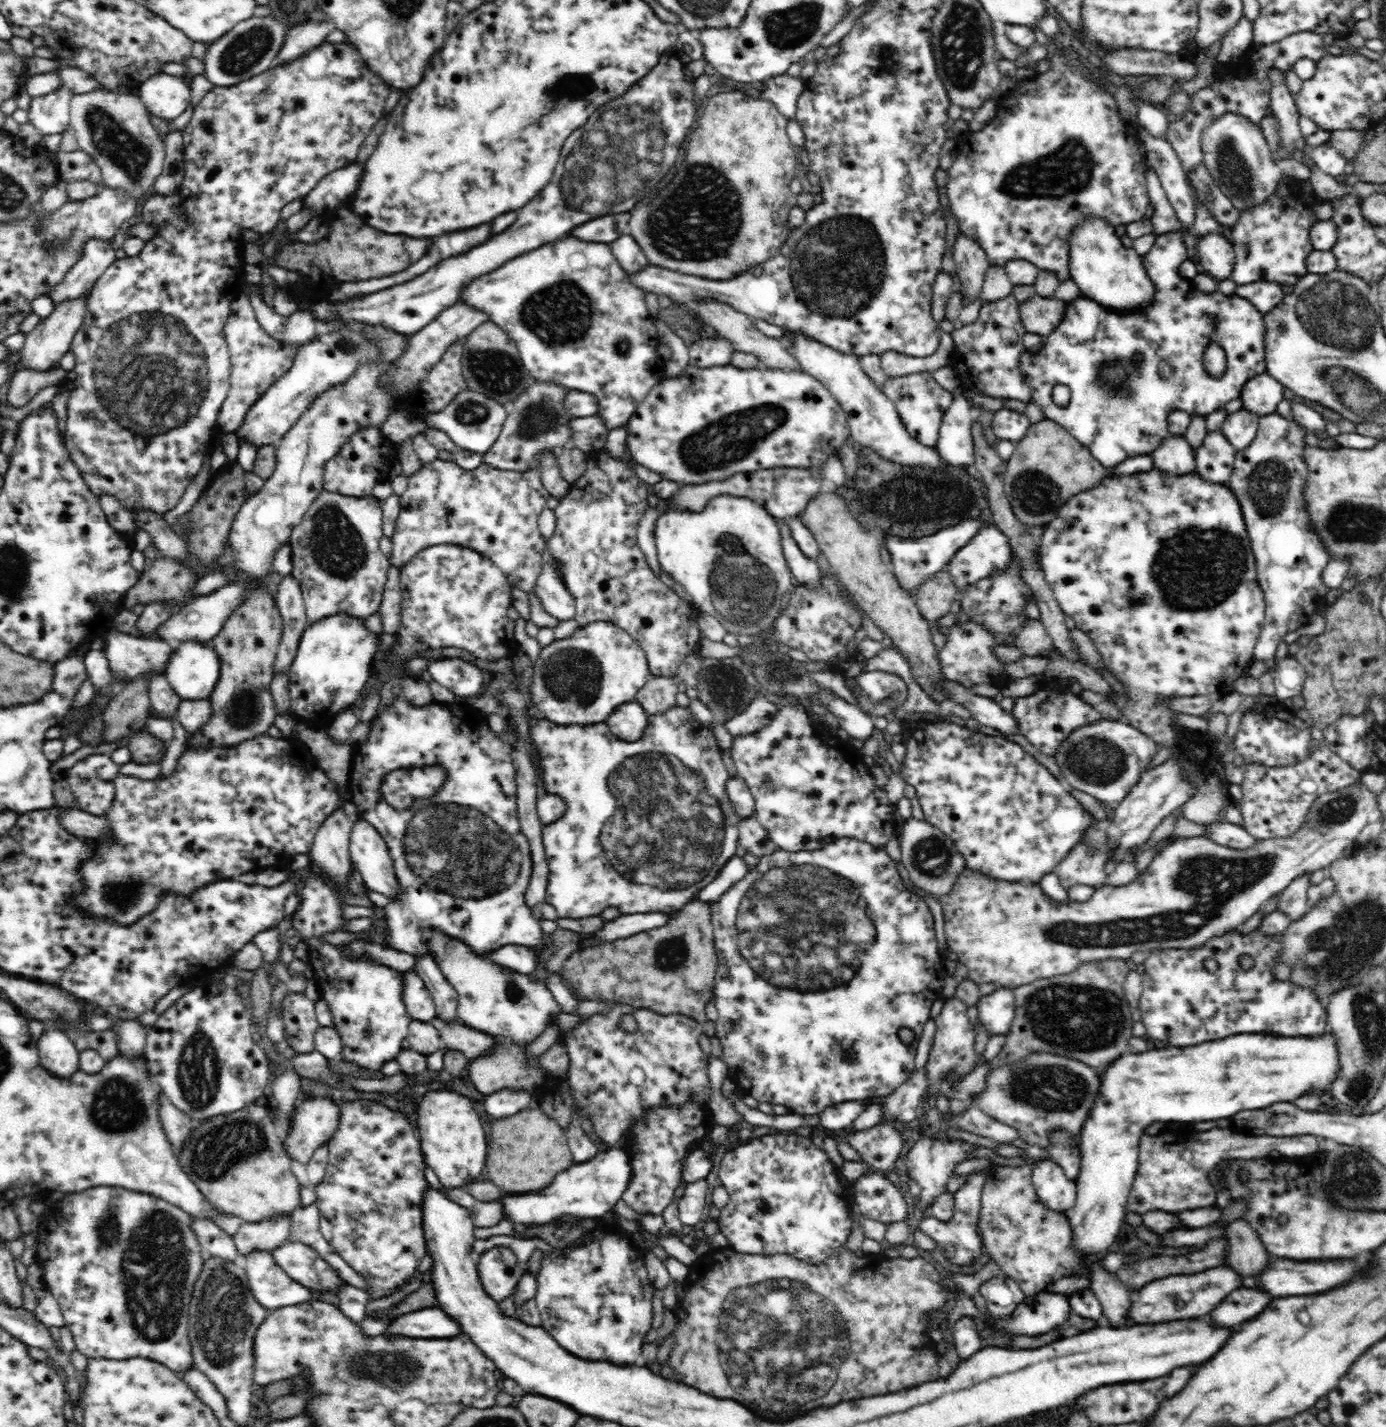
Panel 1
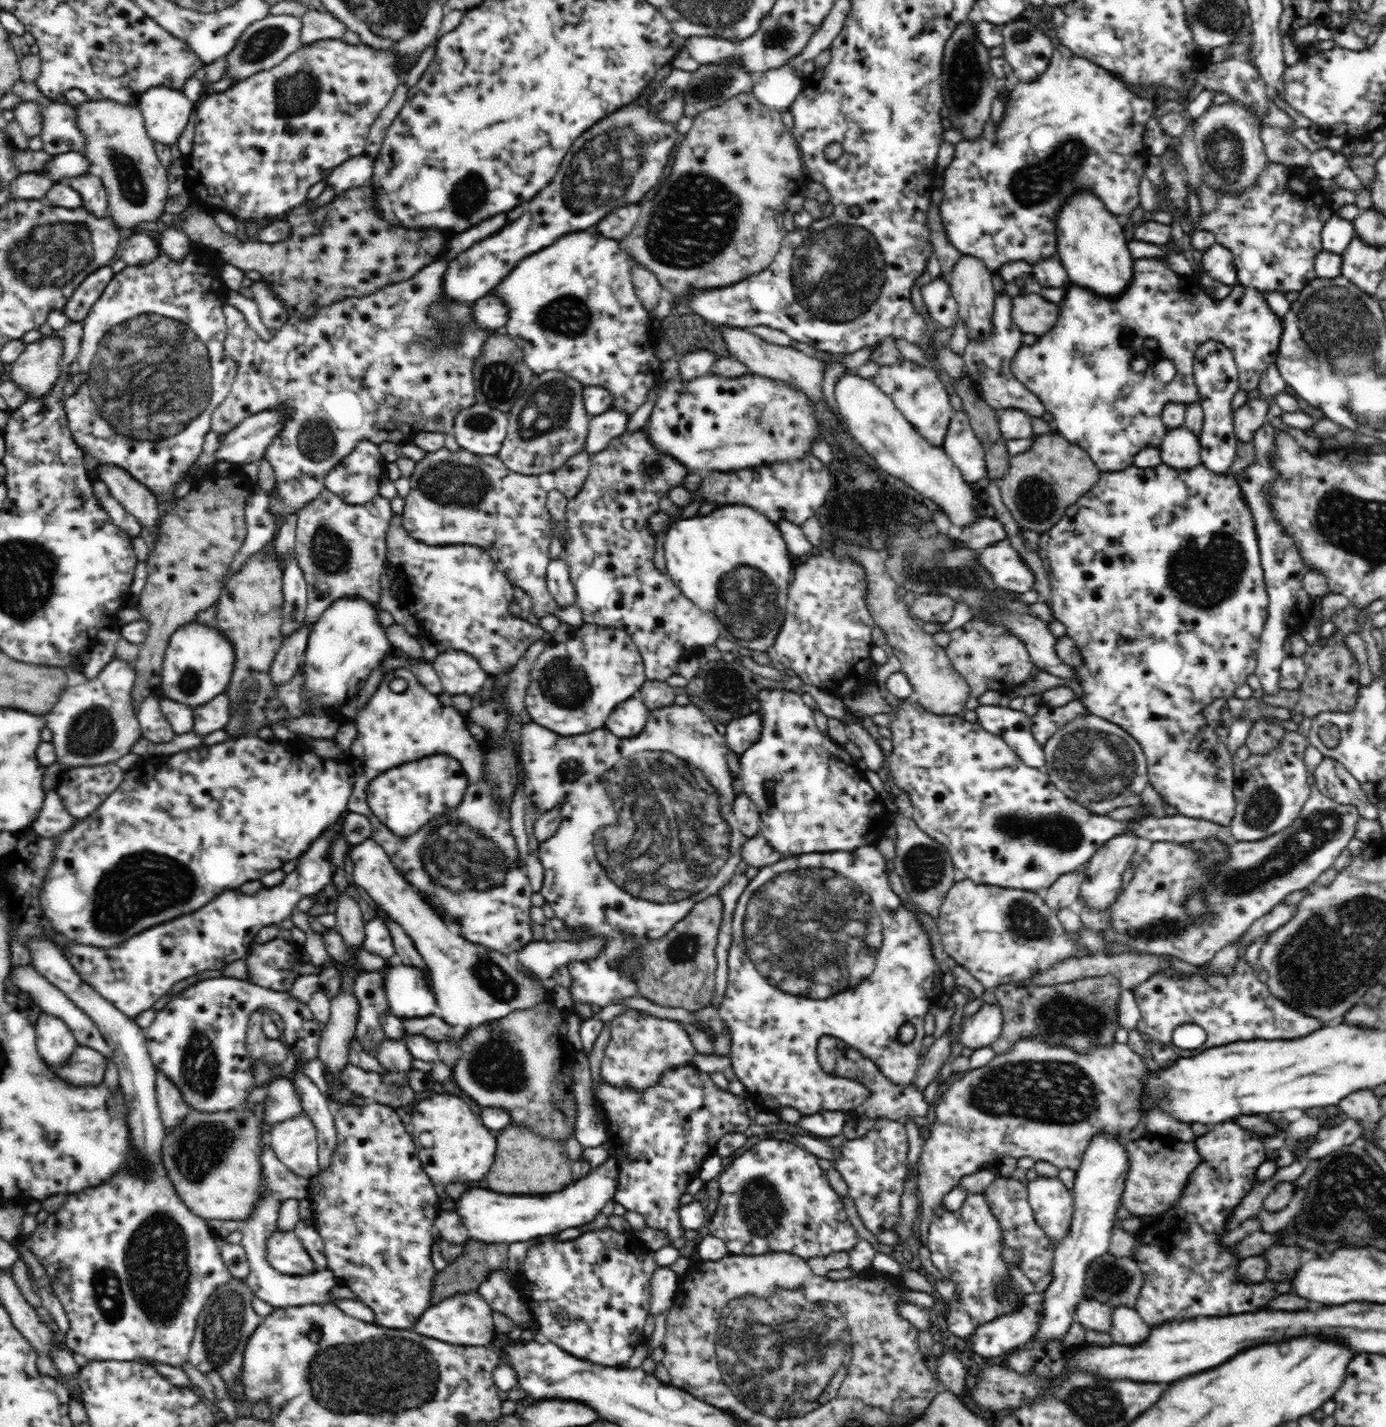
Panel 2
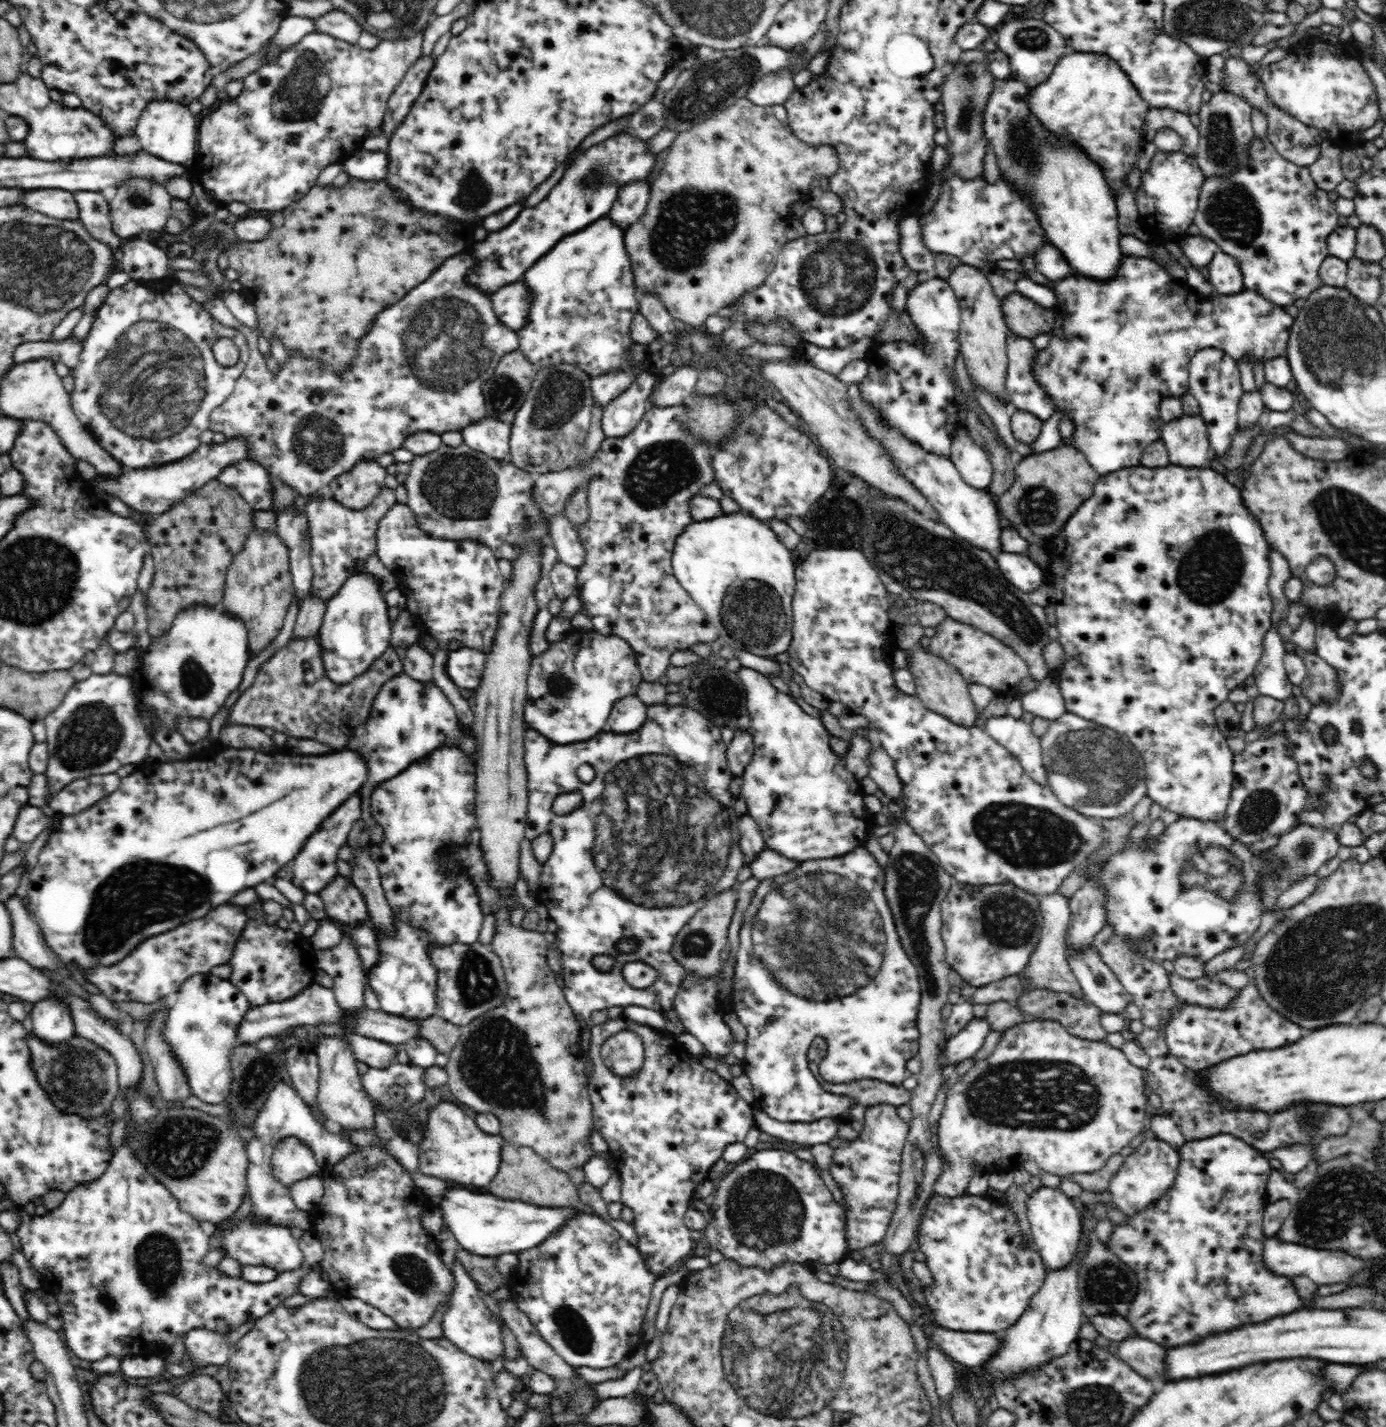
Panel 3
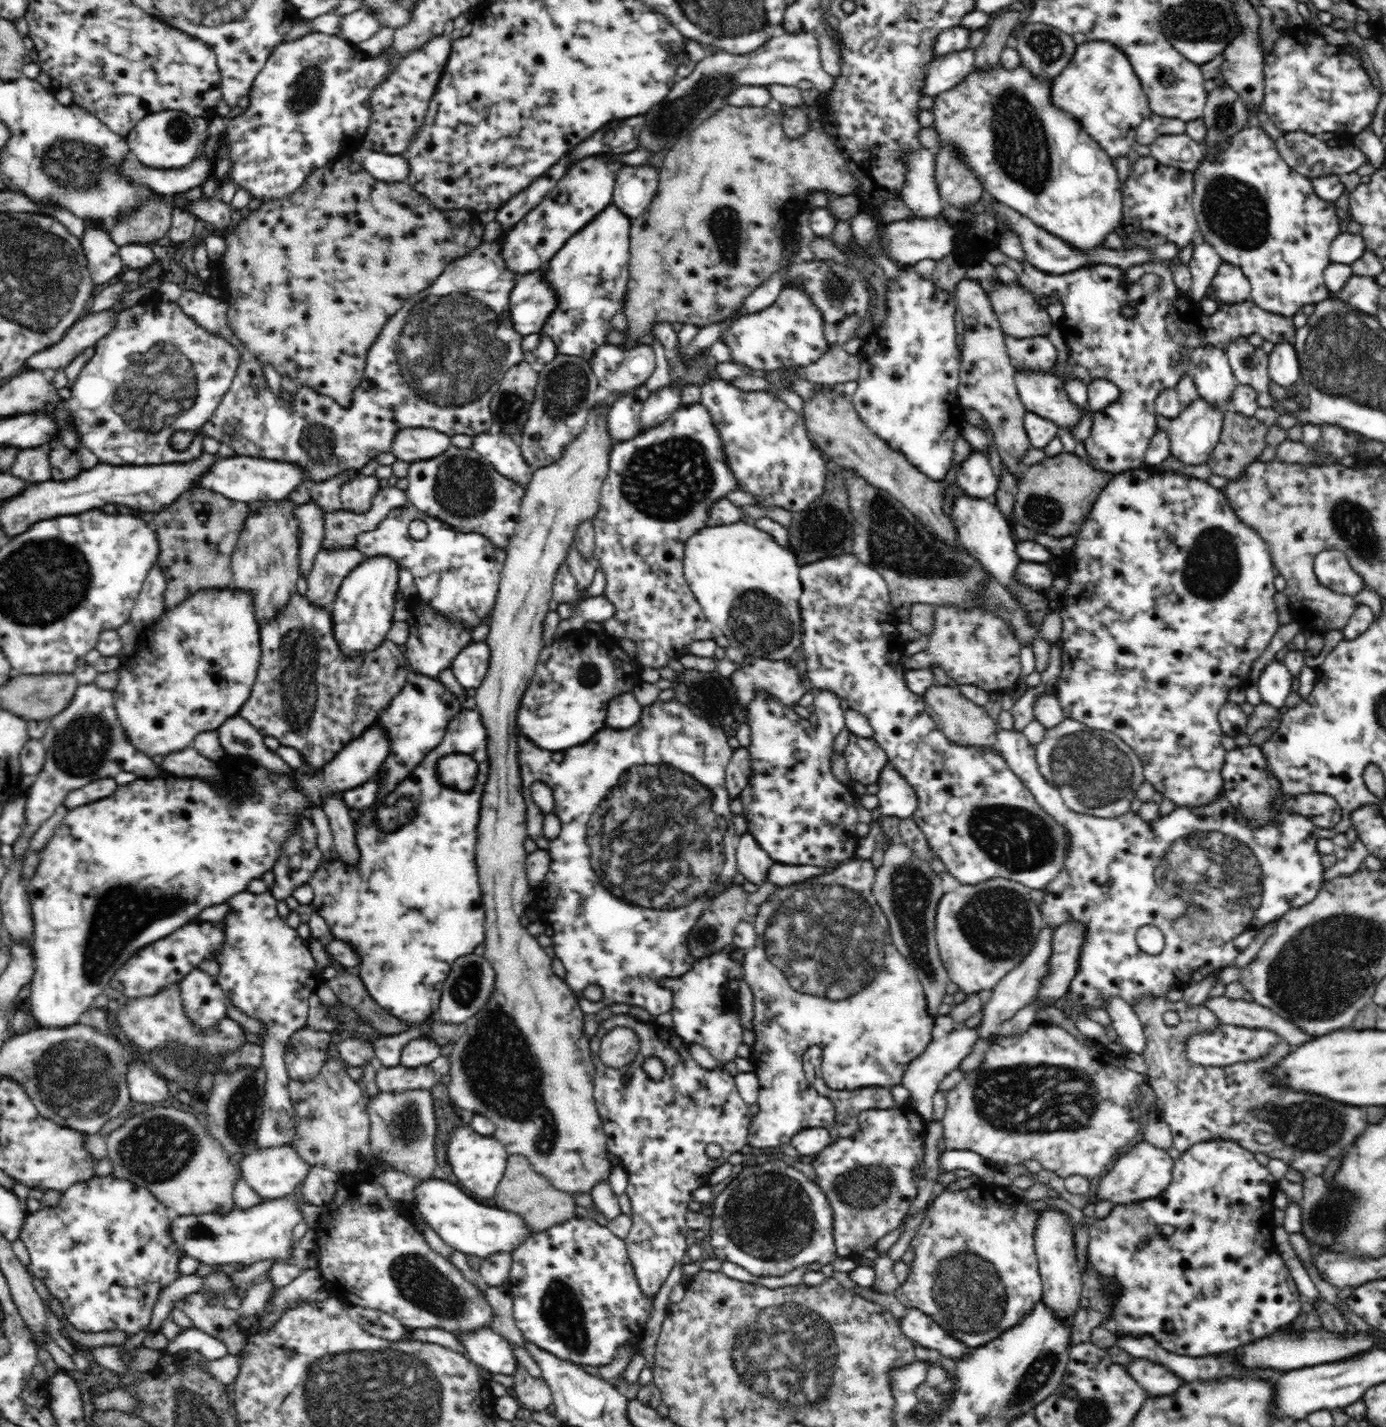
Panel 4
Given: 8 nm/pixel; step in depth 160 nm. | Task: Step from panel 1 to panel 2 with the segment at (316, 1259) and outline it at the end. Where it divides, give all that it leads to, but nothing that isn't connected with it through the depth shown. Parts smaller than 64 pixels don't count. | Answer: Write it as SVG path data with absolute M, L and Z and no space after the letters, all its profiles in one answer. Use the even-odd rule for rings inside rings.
M274 1231L266 1243L266 1260L277 1272L289 1276L308 1276L314 1271L314 1261L302 1246L298 1235L292 1231Z

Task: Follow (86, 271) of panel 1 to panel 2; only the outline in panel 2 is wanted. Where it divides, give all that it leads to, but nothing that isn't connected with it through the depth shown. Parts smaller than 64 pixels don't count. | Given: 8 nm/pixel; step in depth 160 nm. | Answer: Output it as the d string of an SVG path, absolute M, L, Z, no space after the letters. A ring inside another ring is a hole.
M109 263L102 268L98 268L96 272L88 274L84 280L78 283L78 288L74 290L72 298L68 298L63 309L63 312L69 318L69 322L82 322L91 312L92 304L100 298L106 284L114 278L110 265Z

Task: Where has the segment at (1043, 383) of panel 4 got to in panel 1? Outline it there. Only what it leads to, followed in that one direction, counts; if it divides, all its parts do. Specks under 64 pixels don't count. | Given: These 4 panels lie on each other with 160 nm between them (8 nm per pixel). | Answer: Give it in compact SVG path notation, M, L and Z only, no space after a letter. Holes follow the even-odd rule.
M1008 294L1006 298L982 304L980 315L973 324L963 326L951 333L954 340L950 363L960 379L961 387L967 391L978 391L996 399L1031 402L1032 396L1020 370L1020 354L1025 347L1023 336L1026 330L1020 321L1020 301Z

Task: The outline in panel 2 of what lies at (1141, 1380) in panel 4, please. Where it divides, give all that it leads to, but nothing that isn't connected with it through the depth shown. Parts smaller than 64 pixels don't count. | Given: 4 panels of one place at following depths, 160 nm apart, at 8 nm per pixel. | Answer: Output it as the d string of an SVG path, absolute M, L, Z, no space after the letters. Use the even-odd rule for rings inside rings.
M1124 1306L1113 1308L1110 1326L1113 1344L1138 1346L1150 1336L1150 1327L1142 1320L1136 1308Z

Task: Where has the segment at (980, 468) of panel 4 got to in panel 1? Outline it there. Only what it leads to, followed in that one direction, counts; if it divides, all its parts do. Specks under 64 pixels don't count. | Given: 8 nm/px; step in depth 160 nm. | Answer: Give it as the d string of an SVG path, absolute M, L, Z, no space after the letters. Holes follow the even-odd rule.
M954 394L953 401L944 413L935 449L946 462L954 466L972 466L975 462L972 422L975 413L970 401Z

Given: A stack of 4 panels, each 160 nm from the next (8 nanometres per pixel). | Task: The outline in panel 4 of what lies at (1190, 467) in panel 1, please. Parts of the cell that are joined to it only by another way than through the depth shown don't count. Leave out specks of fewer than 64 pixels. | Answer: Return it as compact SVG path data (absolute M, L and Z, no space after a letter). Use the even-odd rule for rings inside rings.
M1199 398L1198 401L1184 407L1176 418L1168 418L1157 414L1157 428L1166 432L1170 439L1171 455L1185 465L1205 464L1213 455L1219 436L1222 432L1222 424L1225 412Z

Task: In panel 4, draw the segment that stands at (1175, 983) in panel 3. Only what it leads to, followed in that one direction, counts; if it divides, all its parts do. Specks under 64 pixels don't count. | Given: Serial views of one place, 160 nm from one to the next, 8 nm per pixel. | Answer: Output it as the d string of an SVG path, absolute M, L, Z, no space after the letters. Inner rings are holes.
M1224 995L1216 998L1206 998L1204 1006L1208 1007L1219 1022L1233 1024L1246 1028L1263 1028L1271 1030L1286 1040L1288 1044L1302 1046L1306 1044L1313 1035L1309 1035L1300 1027L1288 1022L1288 1020L1278 1016L1270 1008L1260 1006L1255 1001L1245 1001L1244 999L1228 999Z

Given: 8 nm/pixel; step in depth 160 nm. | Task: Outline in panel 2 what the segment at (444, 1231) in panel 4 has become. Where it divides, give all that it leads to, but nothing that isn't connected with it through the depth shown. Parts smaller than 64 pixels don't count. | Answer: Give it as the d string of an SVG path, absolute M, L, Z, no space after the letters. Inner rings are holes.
M612 1154L604 1164L594 1168L582 1180L572 1180L564 1190L552 1194L506 1195L492 1190L473 1188L464 1191L455 1199L456 1212L460 1216L460 1231L468 1234L472 1240L484 1244L514 1244L526 1242L540 1236L553 1236L566 1230L592 1222L602 1207L613 1200L617 1191L619 1165Z

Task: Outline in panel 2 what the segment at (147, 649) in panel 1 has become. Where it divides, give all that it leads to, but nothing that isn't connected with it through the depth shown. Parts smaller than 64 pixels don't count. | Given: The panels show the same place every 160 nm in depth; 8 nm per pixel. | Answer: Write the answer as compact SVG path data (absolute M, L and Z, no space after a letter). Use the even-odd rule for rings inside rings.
M115 655L96 678L80 678L70 683L45 715L46 726L53 734L51 743L56 760L62 770L115 763L130 753L131 746L143 736L130 695L134 686L130 680L131 666Z

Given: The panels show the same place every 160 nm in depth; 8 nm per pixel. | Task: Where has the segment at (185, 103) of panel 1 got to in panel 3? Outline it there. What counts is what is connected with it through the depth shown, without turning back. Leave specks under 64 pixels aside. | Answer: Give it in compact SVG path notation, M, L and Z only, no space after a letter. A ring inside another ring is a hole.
M152 100L141 113L135 128L135 136L141 150L168 162L192 167L197 154L197 132L199 121L187 106L173 100Z

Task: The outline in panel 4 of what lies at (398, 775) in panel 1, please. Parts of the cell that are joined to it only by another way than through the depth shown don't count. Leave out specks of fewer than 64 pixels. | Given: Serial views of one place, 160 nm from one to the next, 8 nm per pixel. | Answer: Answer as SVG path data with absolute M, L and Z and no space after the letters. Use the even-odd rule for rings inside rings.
M462 708L462 710L456 714L452 720L450 720L442 742L440 742L434 750L431 750L422 759L422 762L420 762L420 764L418 764L418 766L416 766L416 768L414 768L406 778L403 778L396 785L394 792L386 794L384 800L380 802L380 805L394 806L400 797L410 797L411 800L416 803L417 814L415 815L415 820L411 824L402 826L395 830L395 832L384 832L384 830L380 829L377 822L375 822L377 820L377 808L364 808L360 820L358 820L358 822L354 821L354 829L356 829L356 846L360 851L360 860L358 860L358 864L356 864L356 866L349 866L340 860L334 861L326 859L313 873L313 876L307 883L313 888L313 901L310 906L314 909L314 912L318 913L328 923L333 939L351 944L352 948L360 957L358 976L362 979L369 995L376 1001L376 1004L379 1004L386 1012L389 1012L389 1014L395 1016L402 1022L407 1022L407 1024L424 1023L430 1016L432 1016L432 1014L437 1013L442 994L442 984L444 980L448 978L452 964L454 964L455 960L460 958L460 956L472 954L476 946L485 943L485 910L484 906L482 906L483 898L482 894L480 894L481 886L477 874L476 842L477 827L481 812L481 801L485 792L484 786L486 786L486 780L488 778L488 749L486 748L488 748L488 733L486 733L486 727L484 726L484 723L482 723L480 713L477 709ZM454 753L472 755L476 760L479 774L476 776L476 784L474 784L472 791L460 792L452 790L438 780L436 770L437 760L443 756L448 756Z

